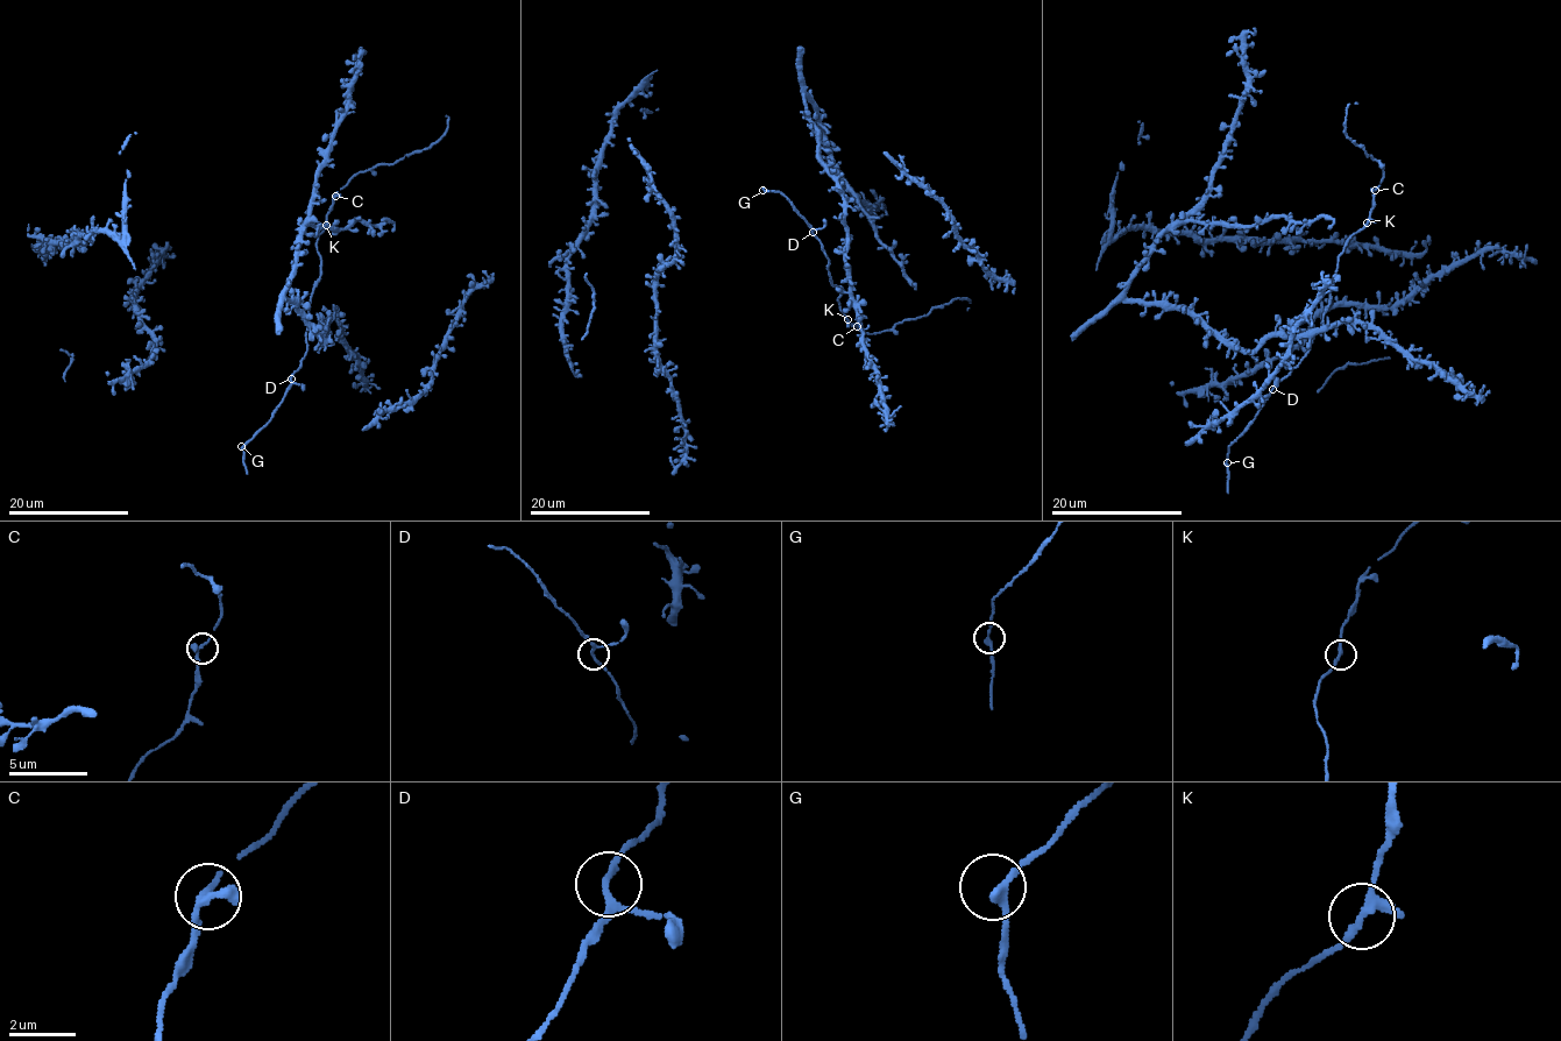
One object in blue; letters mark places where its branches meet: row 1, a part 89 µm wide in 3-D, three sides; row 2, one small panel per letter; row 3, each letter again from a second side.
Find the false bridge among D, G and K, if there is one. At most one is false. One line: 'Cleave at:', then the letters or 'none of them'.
Cleave at: none of them

